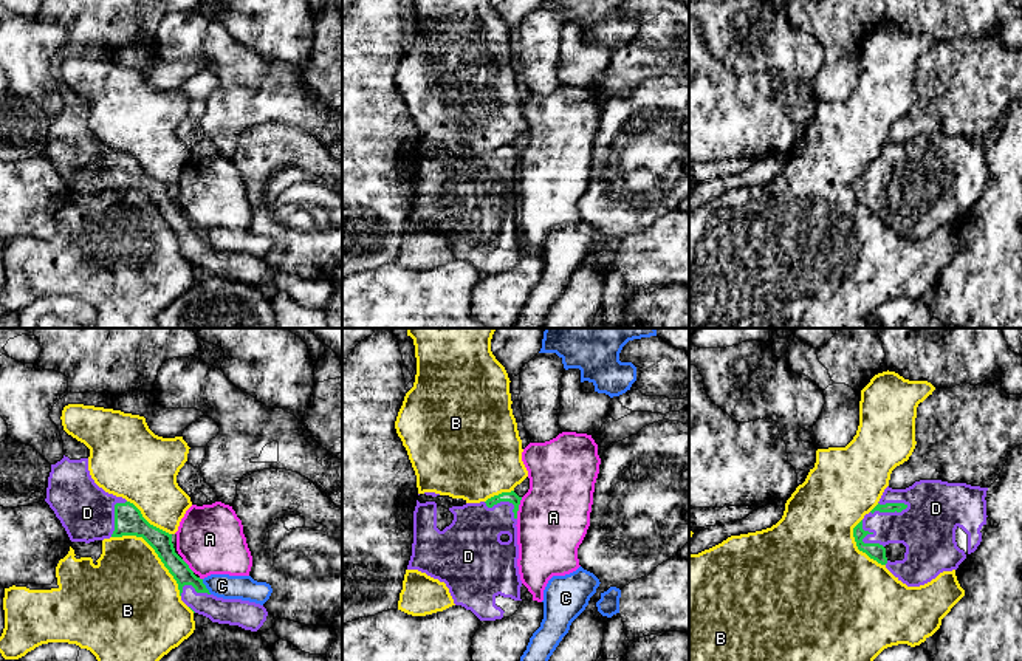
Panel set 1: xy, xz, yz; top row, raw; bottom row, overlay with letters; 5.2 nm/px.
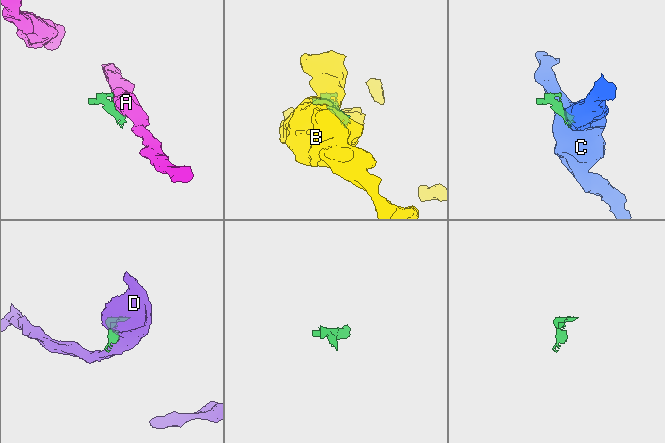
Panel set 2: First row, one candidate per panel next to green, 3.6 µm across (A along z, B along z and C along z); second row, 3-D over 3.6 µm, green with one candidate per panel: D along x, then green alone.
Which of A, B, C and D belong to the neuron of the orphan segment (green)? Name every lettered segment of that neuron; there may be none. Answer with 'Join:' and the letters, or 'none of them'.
Join: D

